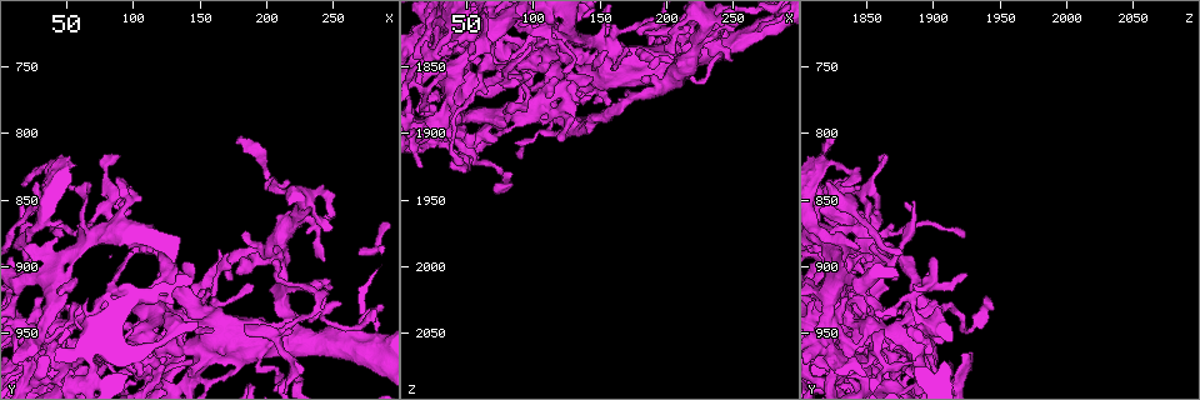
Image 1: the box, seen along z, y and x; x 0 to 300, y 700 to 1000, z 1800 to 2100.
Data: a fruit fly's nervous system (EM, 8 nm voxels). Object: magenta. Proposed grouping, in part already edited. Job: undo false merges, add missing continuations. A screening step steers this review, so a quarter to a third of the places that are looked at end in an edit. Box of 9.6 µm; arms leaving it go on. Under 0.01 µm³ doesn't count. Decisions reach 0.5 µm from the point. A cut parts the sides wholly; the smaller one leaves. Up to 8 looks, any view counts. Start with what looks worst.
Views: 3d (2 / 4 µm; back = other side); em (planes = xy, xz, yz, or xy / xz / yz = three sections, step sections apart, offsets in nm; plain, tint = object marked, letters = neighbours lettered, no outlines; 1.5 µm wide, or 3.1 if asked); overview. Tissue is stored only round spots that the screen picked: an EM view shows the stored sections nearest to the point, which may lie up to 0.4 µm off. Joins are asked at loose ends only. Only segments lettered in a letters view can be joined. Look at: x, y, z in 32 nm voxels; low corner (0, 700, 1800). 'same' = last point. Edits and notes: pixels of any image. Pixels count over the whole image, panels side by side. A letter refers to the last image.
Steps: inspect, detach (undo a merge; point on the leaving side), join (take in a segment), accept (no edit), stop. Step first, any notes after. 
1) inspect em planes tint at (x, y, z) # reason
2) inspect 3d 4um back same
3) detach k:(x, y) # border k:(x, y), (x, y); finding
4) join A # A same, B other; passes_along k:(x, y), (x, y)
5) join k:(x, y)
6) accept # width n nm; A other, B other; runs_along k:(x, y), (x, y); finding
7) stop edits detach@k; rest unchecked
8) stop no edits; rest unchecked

inspect em yz step 4 letters at (122, 960, 1868) # closes a loop

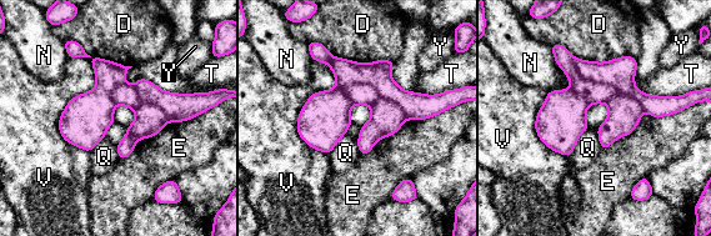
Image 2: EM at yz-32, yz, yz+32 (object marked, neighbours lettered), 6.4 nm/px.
accept # longest_contact V 650 nm; D other, E other, N other, Q other, T other, V other, Y other; border 2:(69, 56), (90, 151); one cell here

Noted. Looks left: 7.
inspect em planes tint at (110, 888, 1818) # touches itself

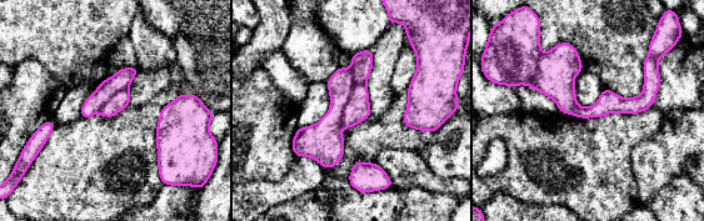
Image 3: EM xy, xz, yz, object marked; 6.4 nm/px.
inspect em planes letters same # what lies round it

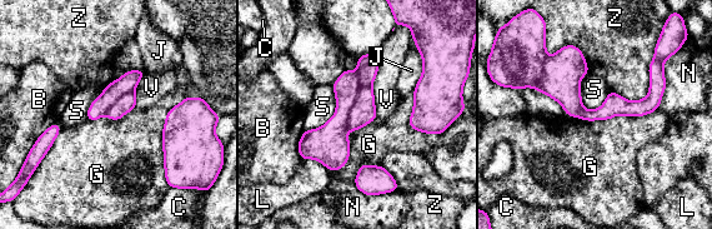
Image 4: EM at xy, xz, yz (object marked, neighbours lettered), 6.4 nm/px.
accept # width 110 nm; longest_contact G 550 nm; B other, C other, G other, J other, L other, N other, S other, V other, Z other; continuous, no second cell

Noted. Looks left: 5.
inspect em xy step 4 tint at (160, 926, 1826) # calibre changes

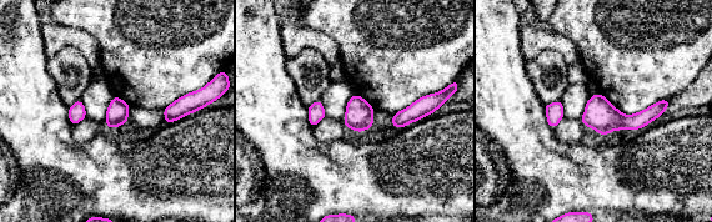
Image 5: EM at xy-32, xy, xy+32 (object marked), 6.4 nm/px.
inspect em xy step 4 letters same

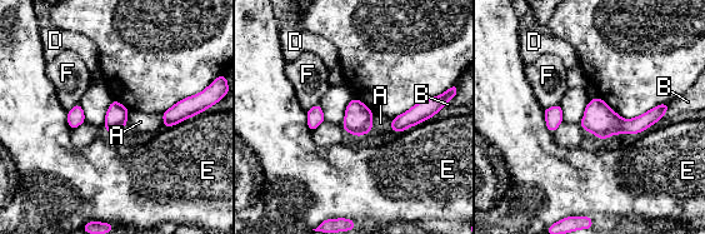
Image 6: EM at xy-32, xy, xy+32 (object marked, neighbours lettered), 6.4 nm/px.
accept # A other, B other, D other, E other, F other; border 6:(196, 114), (164, 128); continuous, no second cell

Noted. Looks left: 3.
stop no edits; rest unchecked

